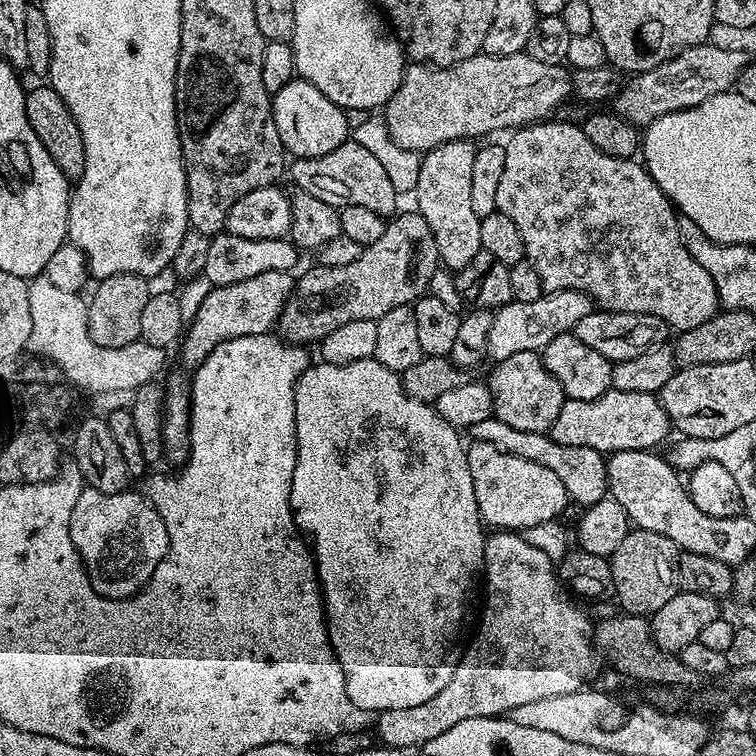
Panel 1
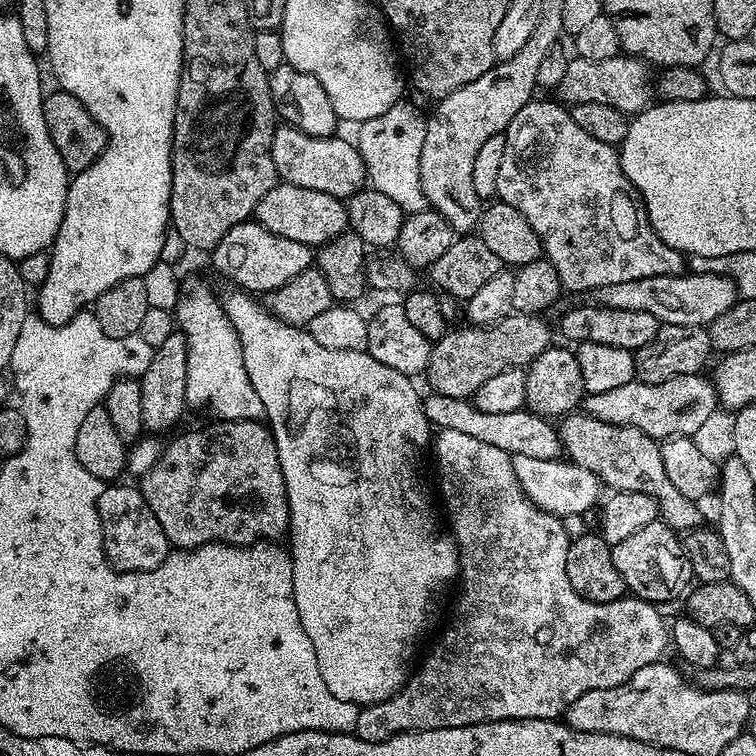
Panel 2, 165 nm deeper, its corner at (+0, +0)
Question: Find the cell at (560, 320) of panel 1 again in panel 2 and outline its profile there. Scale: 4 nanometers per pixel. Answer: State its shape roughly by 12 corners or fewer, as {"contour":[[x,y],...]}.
{"contour":[[718,272],[610,282],[595,303],[711,326],[738,299]]}

